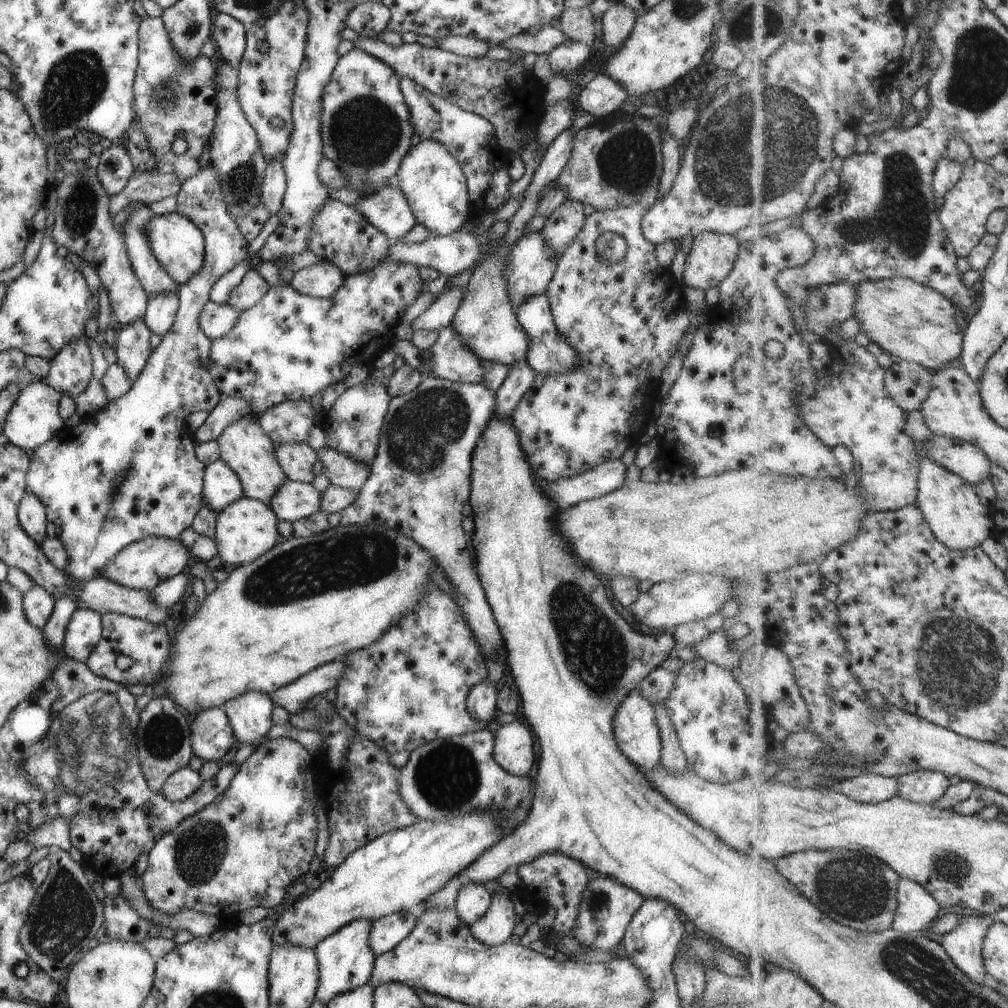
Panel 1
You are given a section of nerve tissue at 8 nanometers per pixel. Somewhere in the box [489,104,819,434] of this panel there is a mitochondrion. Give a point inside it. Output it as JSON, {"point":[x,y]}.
{"point":[626,165]}

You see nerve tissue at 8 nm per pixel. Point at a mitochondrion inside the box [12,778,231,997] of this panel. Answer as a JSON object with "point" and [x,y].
{"point":[63,916]}

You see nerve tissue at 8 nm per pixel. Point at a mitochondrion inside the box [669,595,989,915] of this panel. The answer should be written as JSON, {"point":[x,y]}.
{"point":[950,866]}

